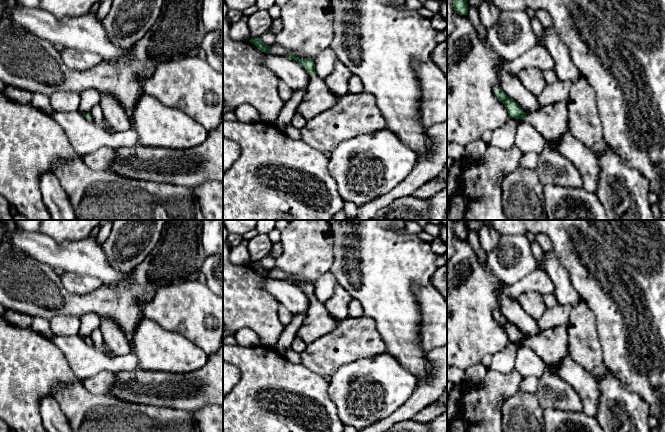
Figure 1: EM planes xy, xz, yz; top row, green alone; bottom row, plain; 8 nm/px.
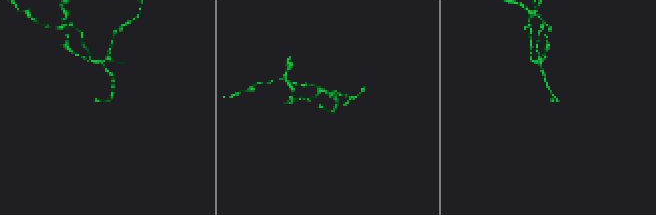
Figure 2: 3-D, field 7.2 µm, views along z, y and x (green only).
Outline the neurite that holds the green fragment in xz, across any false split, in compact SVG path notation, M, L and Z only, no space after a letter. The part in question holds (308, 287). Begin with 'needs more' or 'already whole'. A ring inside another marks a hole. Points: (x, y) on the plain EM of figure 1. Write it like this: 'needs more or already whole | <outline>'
needs more | M289 276L285 281L298 286L311 300L306 311L306 317L300 328L297 330L296 337L299 337L306 344L309 344L337 328L340 322L333 318L324 305L315 298L313 282L307 281L302 284L297 282L291 276Z

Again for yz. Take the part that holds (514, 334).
needs more | M501 311L495 312L495 319L505 329L510 342L521 343L532 348L544 362L545 369L551 374L556 374L557 365L568 357L566 325L544 329L539 334L526 338Z

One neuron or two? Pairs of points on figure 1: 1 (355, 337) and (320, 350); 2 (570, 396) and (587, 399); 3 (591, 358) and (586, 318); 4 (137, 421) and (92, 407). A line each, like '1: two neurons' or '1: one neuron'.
1: one neuron
2: two neurons
3: one neuron
4: one neuron

